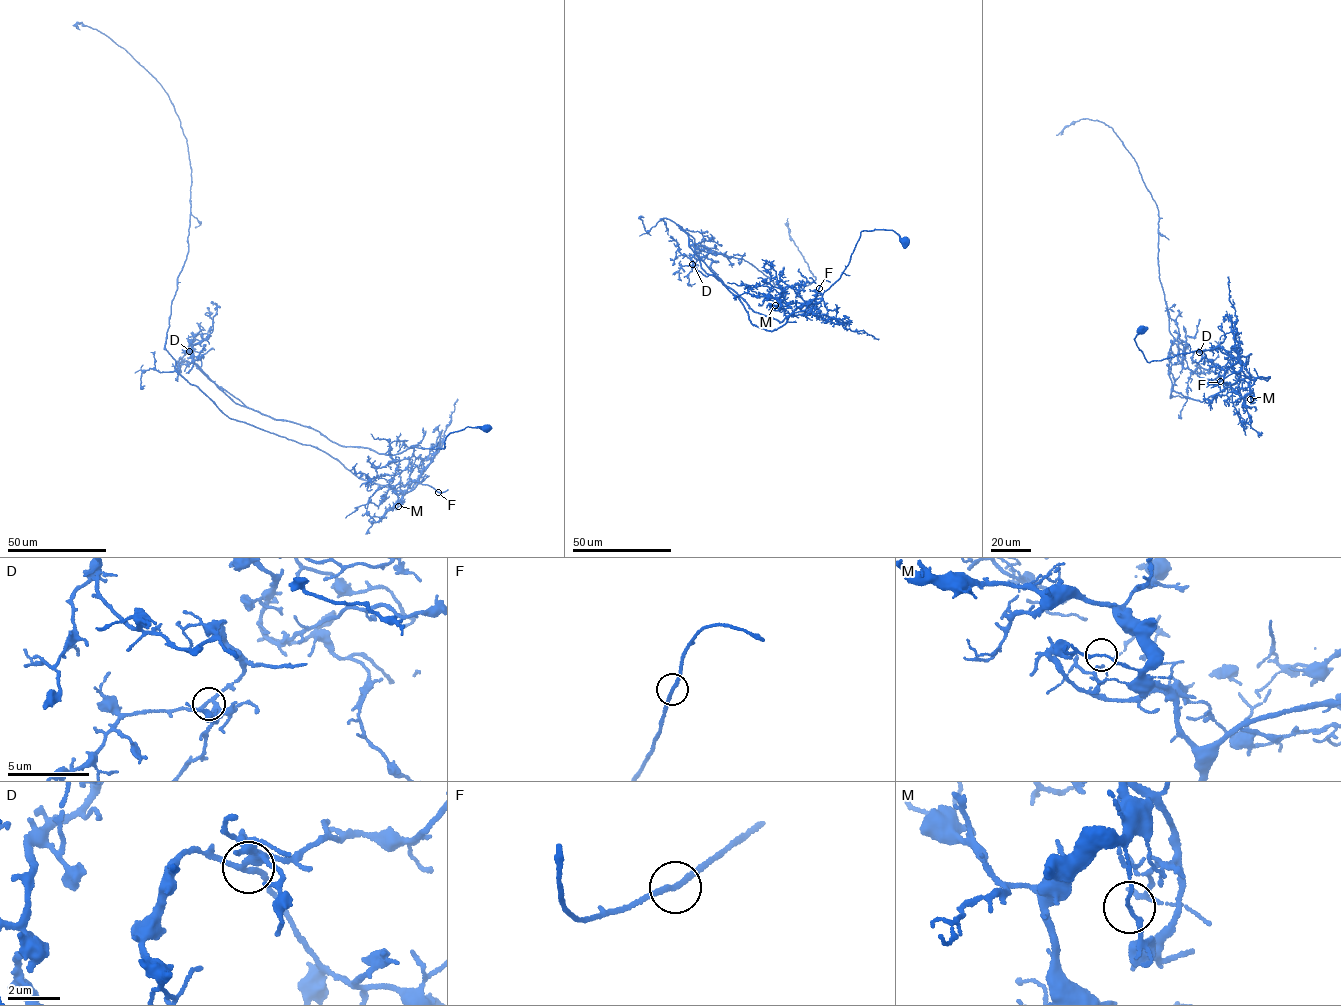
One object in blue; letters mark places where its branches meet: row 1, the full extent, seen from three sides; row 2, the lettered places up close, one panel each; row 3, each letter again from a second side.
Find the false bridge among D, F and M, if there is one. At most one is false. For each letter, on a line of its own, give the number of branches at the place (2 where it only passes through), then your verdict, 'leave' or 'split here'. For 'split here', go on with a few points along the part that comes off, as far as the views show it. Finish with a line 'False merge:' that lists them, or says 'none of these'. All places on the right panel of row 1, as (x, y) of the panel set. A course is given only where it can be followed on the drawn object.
D: 3 | leave
F: 2 | leave
M: 2 | split here | (1250, 399), (1269, 376), (1201, 402), (1172, 389), (1157, 205), (1113, 128), (1083, 118), (1056, 135)
False merge: M

